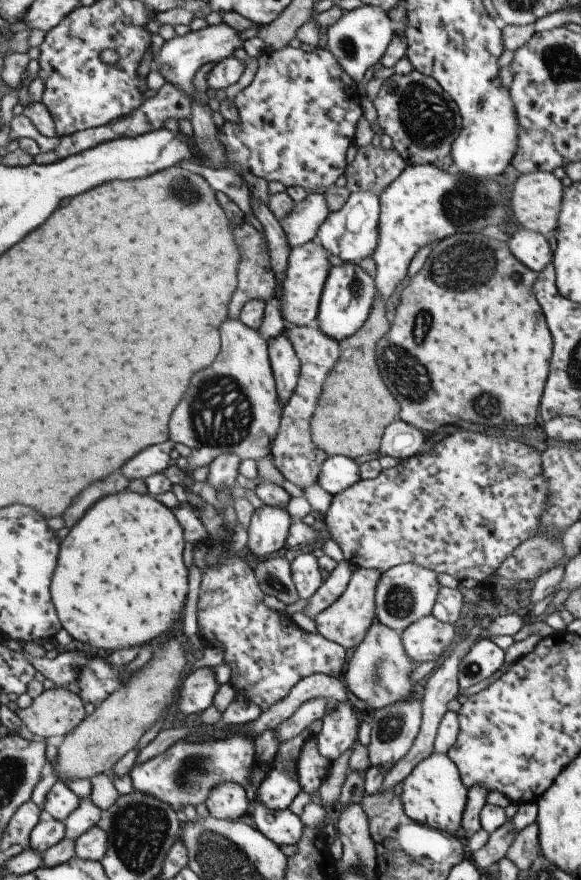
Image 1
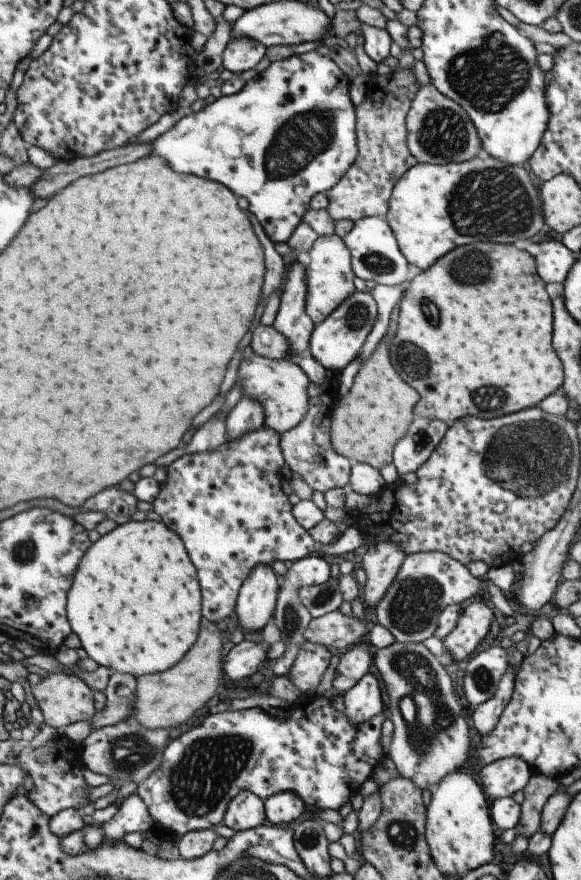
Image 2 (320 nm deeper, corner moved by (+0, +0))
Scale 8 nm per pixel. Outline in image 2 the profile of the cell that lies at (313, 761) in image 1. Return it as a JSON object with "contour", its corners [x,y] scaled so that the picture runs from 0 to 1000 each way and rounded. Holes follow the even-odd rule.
{"contour":[[[540,788],[520,790],[499,800],[499,809],[491,815],[475,815],[442,803],[363,811],[344,824],[286,847],[270,873],[263,873],[246,889],[234,891],[232,902],[250,914],[263,935],[272,934],[296,947],[301,958],[318,945],[380,936],[389,915],[413,899],[432,900],[449,910],[477,900],[504,900],[518,907],[527,919],[542,925],[561,919],[583,922],[583,916],[601,910],[623,889],[637,885],[640,873],[664,860],[652,845],[661,818],[663,814],[654,810],[611,825],[573,805],[568,794]]]}

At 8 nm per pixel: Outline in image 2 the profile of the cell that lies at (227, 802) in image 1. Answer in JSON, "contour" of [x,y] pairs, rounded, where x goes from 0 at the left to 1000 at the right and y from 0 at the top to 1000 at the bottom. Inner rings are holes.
{"contour":[[[413,899],[389,915],[380,936],[404,945],[415,945],[449,938],[453,932],[453,910],[432,900]]]}

